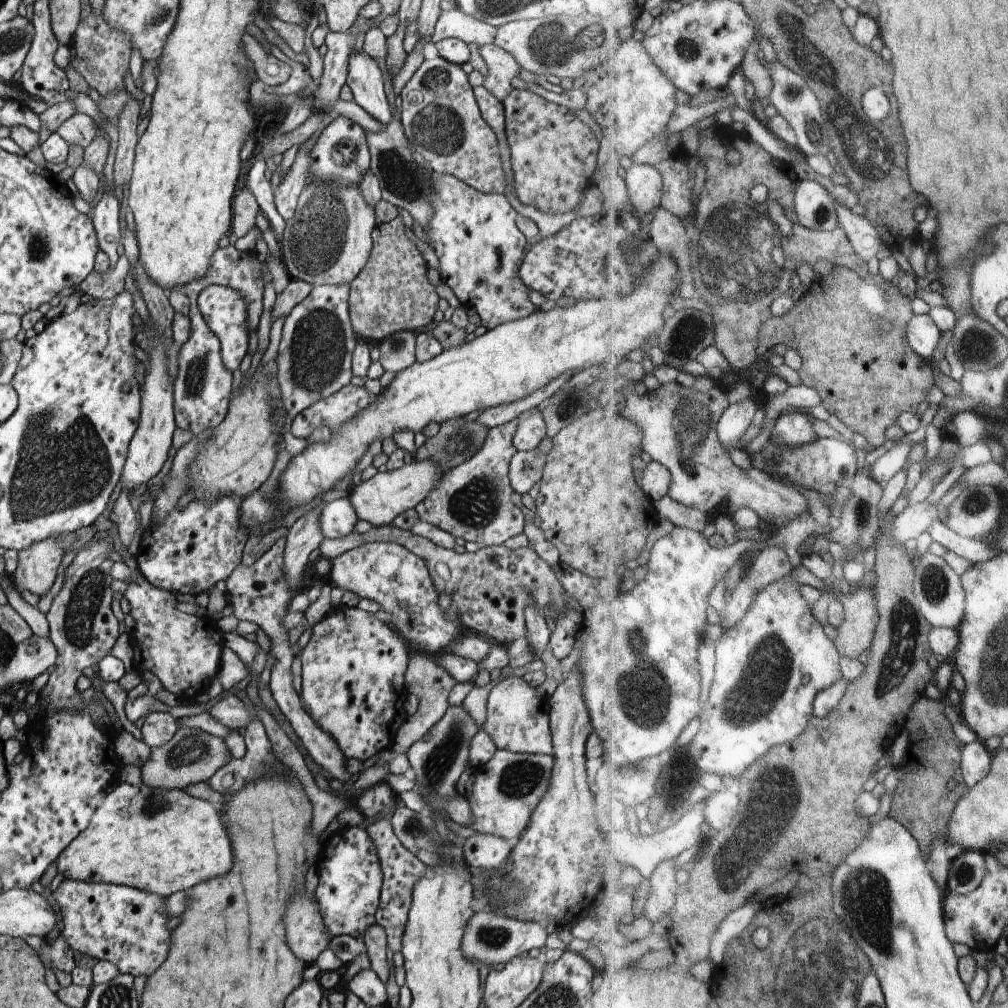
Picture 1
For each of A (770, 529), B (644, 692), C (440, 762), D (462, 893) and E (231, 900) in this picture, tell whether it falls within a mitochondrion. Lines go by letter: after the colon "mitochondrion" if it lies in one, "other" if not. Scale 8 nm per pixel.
A: other
B: mitochondrion
C: mitochondrion
D: other
E: other

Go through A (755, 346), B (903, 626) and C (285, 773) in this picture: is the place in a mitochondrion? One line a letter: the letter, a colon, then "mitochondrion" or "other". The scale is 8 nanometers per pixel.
A: other
B: mitochondrion
C: other

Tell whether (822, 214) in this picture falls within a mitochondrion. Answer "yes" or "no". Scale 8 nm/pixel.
yes

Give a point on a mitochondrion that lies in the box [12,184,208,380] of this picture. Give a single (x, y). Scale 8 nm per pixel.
(38, 249)

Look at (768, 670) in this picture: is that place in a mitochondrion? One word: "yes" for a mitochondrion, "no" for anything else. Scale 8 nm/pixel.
yes

